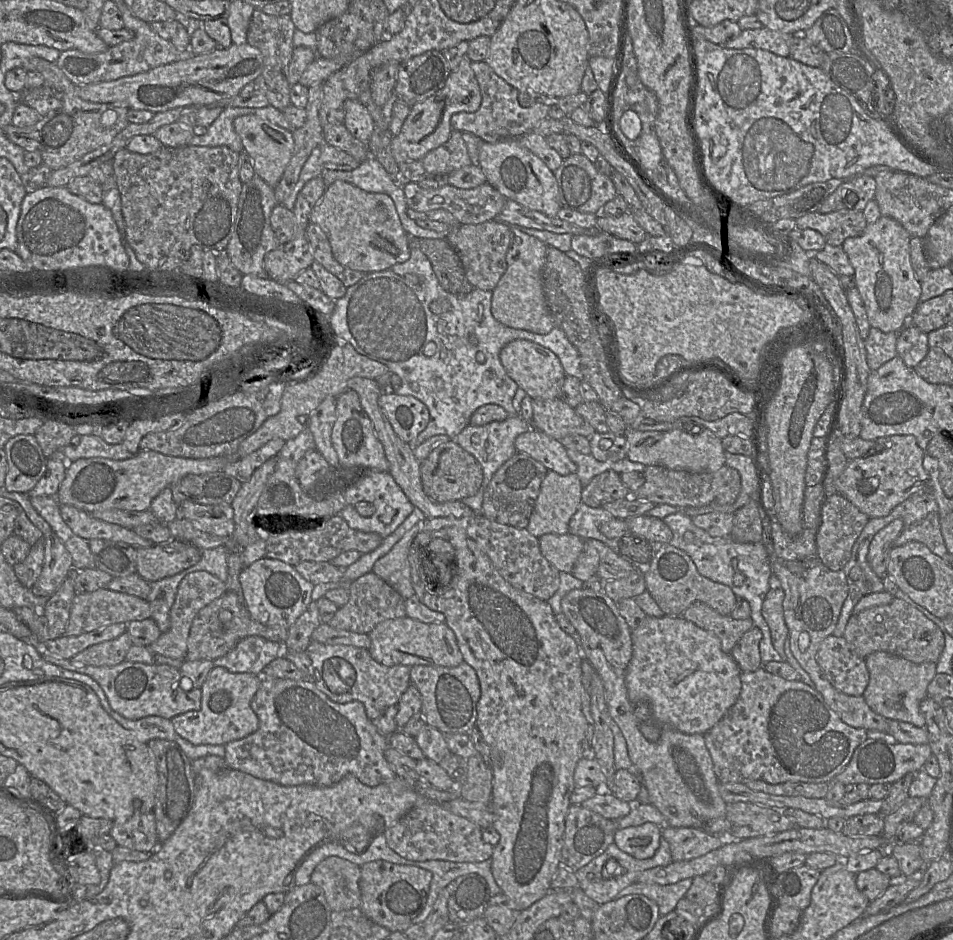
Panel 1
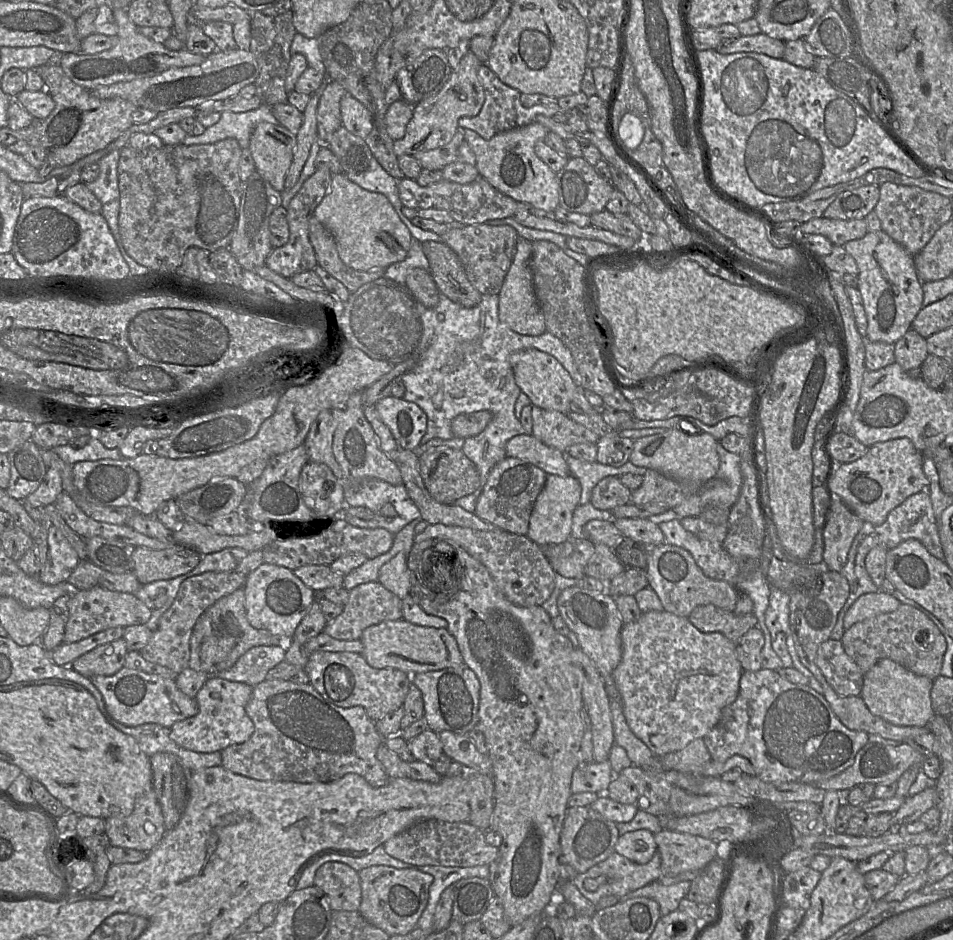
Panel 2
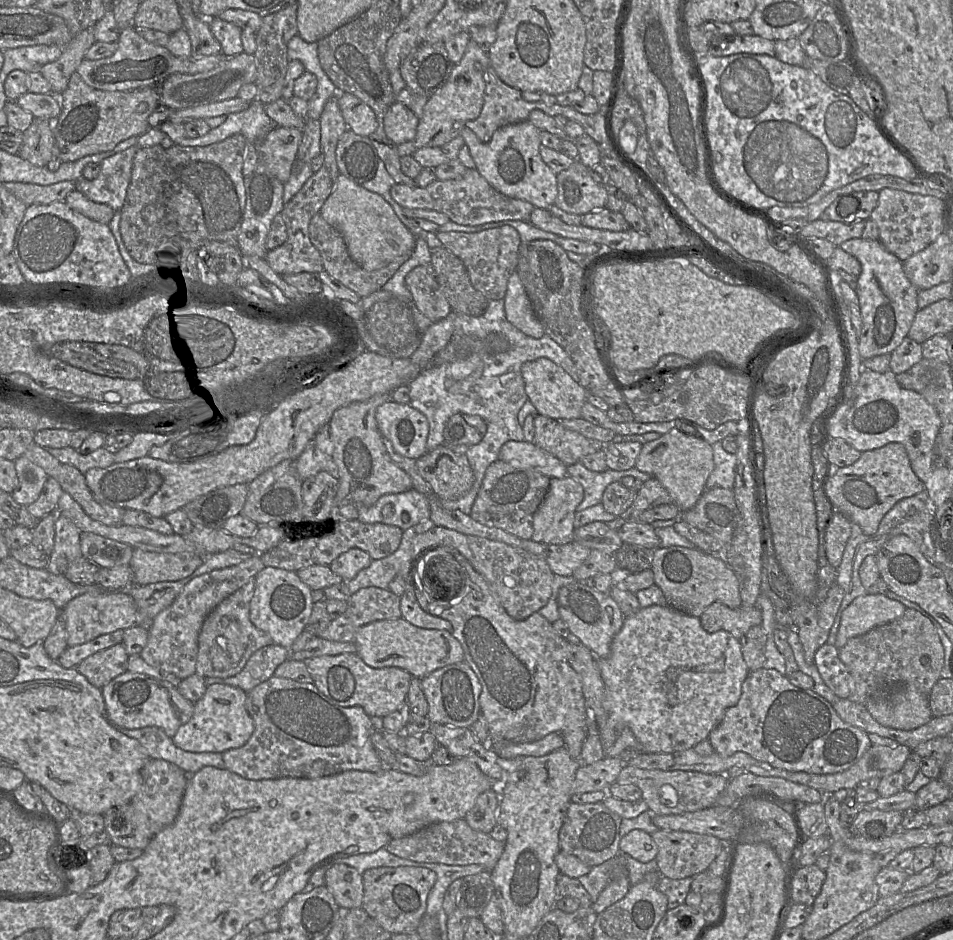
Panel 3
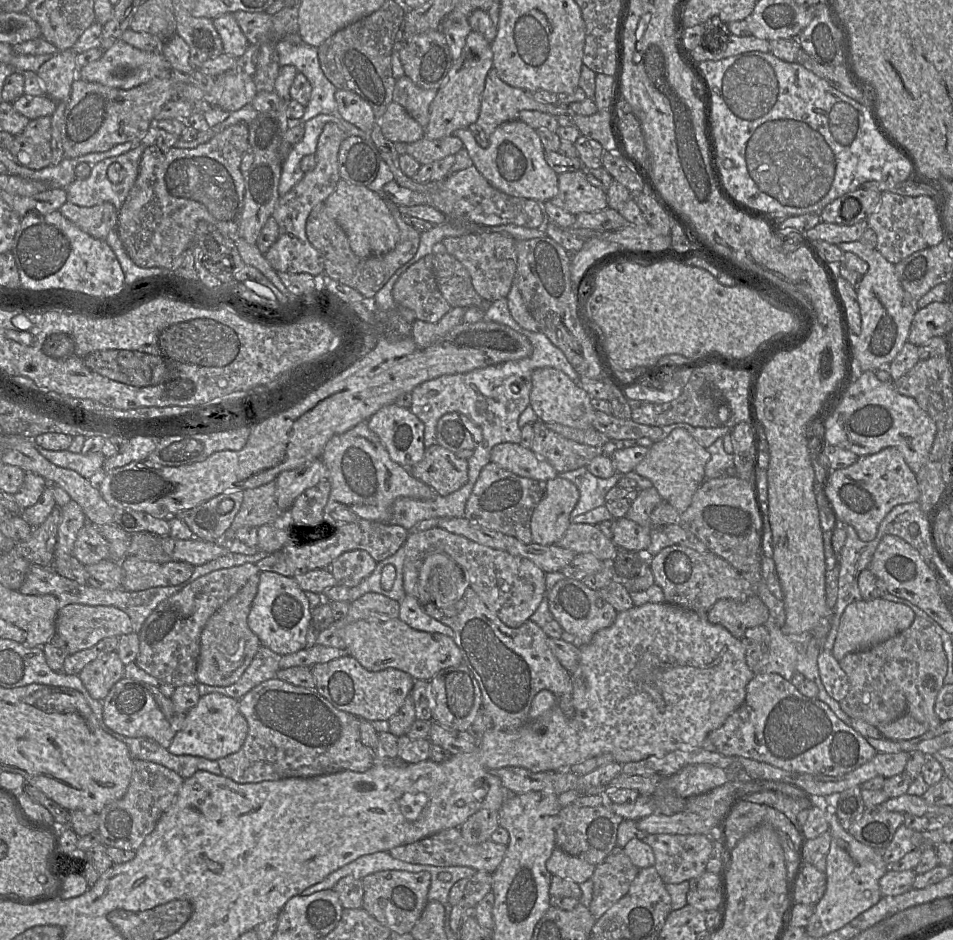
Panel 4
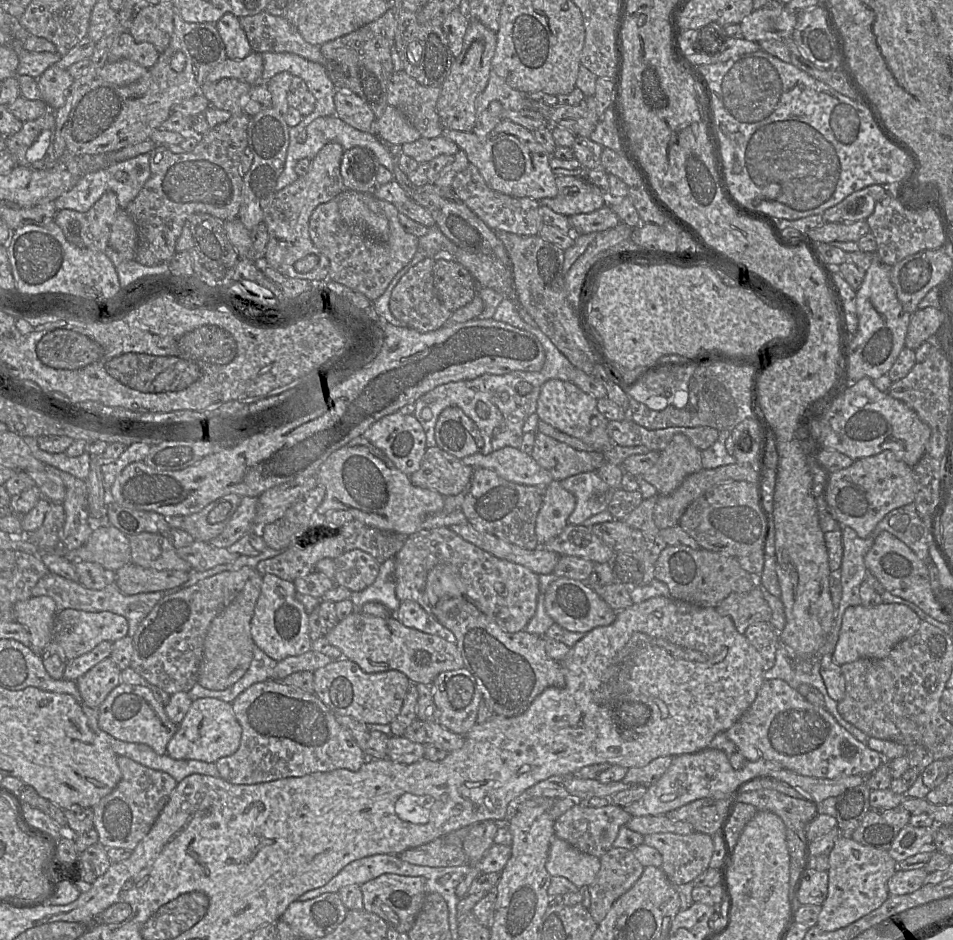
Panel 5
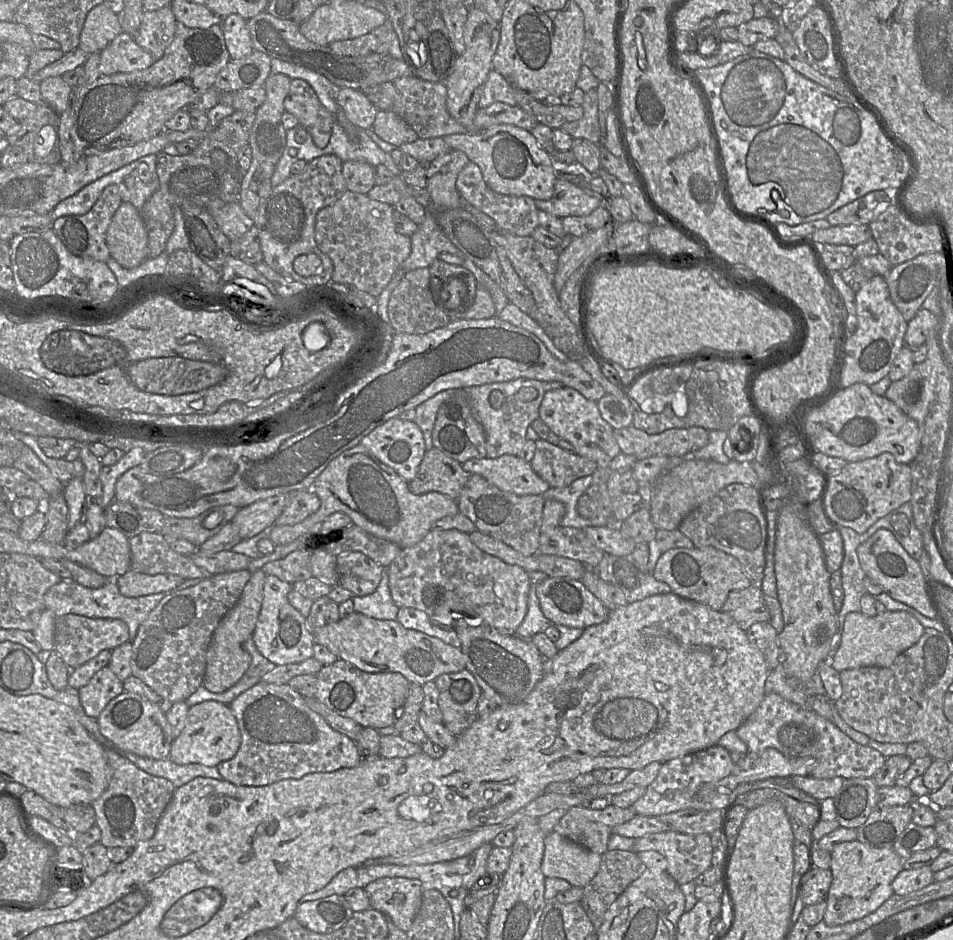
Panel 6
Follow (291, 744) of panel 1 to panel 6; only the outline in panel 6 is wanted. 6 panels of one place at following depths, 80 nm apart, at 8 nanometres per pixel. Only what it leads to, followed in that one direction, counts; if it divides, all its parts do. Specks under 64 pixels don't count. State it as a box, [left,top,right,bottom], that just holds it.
[216,683,361,787]

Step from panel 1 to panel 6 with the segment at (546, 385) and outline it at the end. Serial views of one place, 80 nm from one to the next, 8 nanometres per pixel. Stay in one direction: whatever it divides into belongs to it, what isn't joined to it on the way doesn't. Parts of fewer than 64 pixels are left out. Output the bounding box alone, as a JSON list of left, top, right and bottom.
[539,386,621,466]

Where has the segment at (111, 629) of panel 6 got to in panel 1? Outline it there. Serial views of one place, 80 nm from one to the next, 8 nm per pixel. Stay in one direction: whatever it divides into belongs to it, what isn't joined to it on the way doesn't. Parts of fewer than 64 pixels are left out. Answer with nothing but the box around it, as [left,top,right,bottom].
[66,588,151,636]

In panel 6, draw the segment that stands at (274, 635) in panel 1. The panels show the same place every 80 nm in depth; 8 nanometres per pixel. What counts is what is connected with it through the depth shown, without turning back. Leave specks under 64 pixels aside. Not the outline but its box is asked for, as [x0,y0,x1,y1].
[202,569,265,692]

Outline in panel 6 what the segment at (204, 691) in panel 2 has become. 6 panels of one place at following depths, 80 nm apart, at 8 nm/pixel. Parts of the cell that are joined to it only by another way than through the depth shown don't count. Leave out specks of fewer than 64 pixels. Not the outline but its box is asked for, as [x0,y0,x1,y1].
[169,700,240,767]

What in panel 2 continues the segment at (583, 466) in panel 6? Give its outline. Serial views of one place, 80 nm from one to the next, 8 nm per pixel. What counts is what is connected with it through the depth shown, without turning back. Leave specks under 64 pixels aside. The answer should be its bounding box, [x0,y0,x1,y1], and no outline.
[532,405,600,452]

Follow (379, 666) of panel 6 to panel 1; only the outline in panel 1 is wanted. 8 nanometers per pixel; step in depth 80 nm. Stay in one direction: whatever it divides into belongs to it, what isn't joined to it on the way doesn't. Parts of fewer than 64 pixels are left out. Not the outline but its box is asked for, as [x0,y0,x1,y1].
[368,618,463,668]

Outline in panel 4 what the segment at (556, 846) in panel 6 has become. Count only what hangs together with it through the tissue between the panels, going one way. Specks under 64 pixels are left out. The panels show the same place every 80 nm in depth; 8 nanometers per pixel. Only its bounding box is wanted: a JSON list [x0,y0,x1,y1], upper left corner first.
[546,847,596,884]

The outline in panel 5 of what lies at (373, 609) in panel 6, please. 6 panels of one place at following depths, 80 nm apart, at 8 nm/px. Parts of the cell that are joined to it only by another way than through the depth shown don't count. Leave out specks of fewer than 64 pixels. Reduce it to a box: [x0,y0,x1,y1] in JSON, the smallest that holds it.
[350,557,401,614]

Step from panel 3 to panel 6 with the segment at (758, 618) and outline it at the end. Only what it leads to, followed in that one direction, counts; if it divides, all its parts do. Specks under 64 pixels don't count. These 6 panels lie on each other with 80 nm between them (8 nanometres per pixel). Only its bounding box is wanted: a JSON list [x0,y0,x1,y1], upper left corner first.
[722,584,770,632]

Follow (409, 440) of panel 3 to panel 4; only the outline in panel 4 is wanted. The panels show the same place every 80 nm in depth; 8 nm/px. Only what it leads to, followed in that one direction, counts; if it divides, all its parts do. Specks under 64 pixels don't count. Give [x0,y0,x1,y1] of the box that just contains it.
[368,403,425,469]

